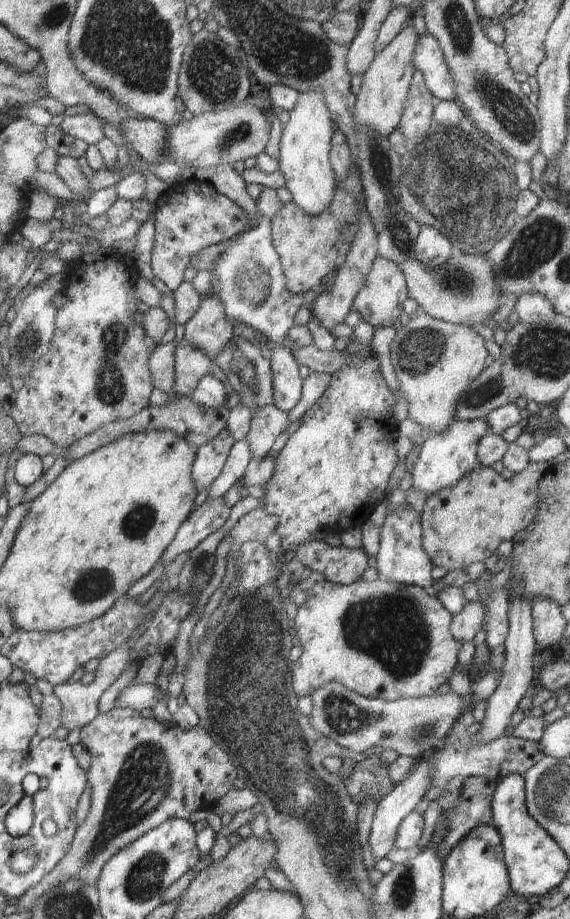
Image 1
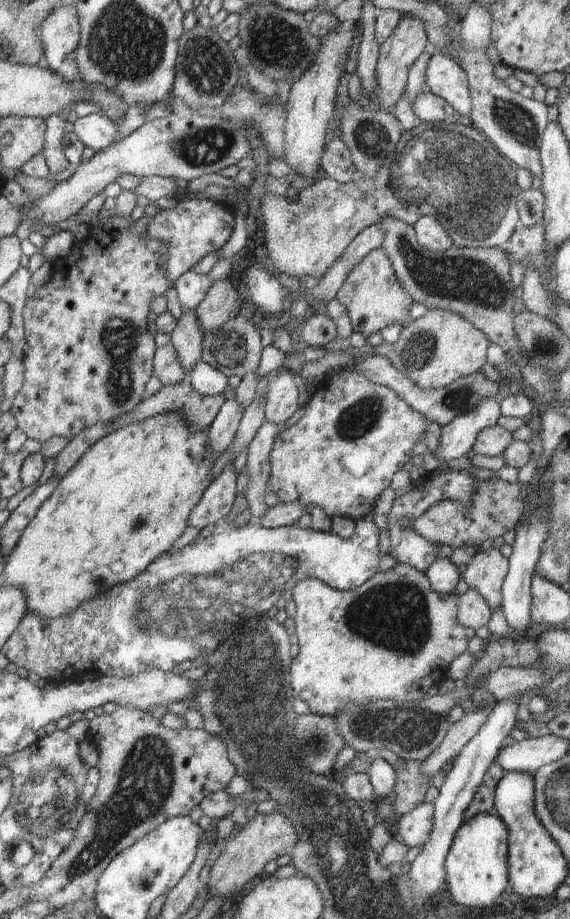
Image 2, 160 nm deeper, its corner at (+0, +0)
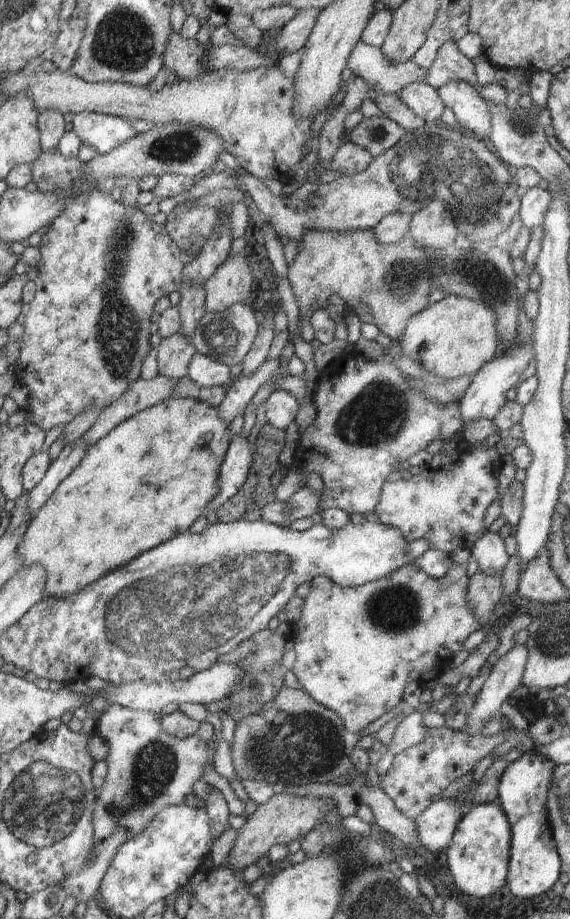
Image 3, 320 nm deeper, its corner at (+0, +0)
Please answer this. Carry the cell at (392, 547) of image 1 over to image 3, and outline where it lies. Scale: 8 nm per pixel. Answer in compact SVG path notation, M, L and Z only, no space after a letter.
M482 443L464 444L464 453L454 448L434 455L419 474L408 479L386 481L382 487L380 500L375 508L378 522L392 525L402 531L403 537L411 542L427 538L432 549L452 552L455 548L470 548L486 531L484 513L497 497L498 476L504 458L498 455L495 446L486 447Z

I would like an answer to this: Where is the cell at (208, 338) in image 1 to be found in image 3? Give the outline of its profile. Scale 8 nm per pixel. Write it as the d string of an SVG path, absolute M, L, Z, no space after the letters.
M242 255L229 256L214 274L205 280L205 310L224 312L233 304L243 302L255 288L256 280L248 265L248 258Z

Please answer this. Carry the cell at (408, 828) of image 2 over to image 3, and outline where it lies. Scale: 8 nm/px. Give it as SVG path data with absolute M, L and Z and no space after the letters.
M449 798L433 802L413 820L421 845L434 854L446 850L451 845L458 821L472 805L473 800L470 804Z

